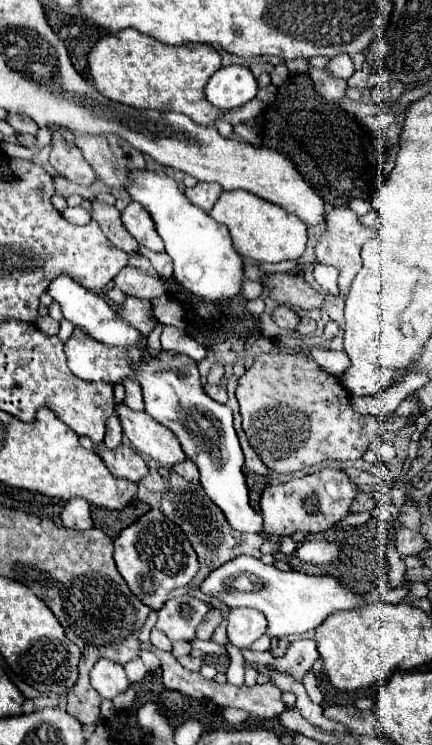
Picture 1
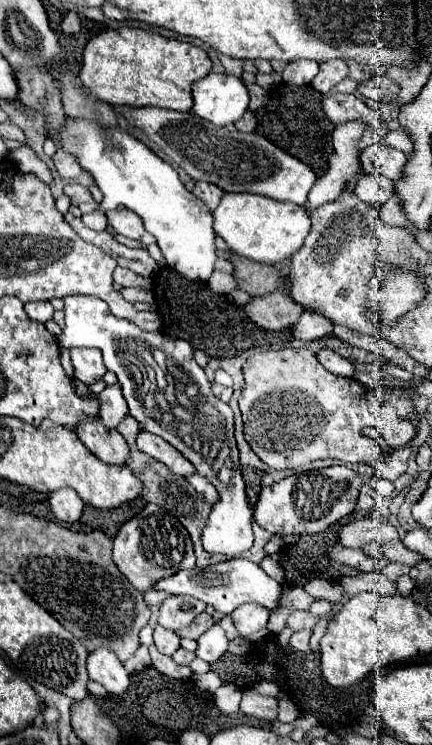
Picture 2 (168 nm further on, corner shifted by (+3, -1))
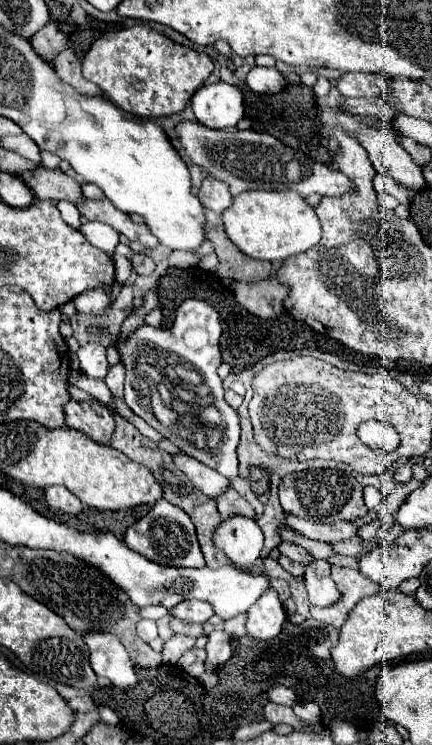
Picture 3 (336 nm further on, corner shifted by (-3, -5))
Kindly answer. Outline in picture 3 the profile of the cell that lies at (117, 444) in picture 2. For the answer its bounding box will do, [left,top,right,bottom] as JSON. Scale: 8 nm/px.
[63,401,113,445]

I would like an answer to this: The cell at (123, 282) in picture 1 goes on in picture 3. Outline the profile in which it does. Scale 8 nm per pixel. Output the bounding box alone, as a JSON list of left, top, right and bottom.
[113,255,131,283]

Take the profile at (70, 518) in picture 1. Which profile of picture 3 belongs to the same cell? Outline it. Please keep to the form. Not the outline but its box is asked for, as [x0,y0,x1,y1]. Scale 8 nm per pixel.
[45,485,81,515]

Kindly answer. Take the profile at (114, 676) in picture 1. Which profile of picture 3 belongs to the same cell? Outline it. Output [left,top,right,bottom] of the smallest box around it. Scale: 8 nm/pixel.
[83,631,137,687]

